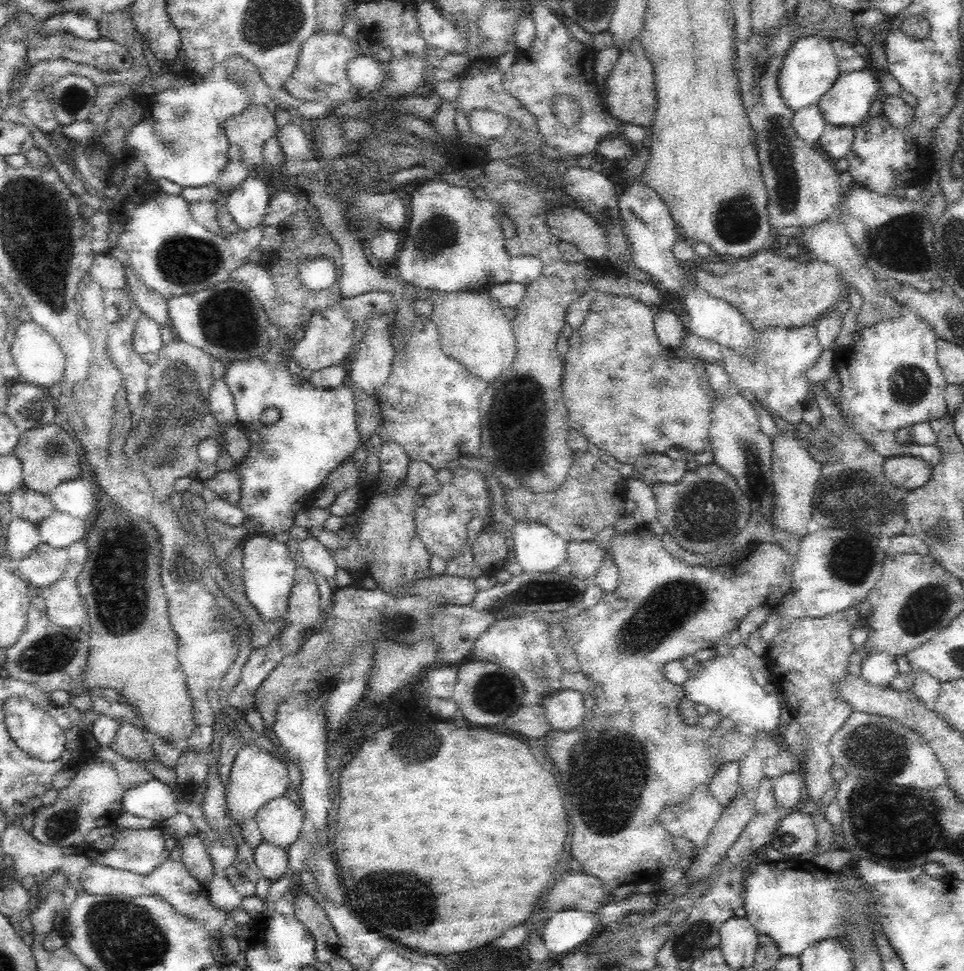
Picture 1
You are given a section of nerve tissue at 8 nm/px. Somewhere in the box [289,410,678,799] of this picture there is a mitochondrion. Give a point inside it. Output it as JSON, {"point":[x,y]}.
{"point":[495,693]}

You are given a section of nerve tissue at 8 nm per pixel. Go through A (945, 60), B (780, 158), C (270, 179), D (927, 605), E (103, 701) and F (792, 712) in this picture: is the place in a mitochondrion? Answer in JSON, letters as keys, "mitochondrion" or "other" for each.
{"A":"other","B":"mitochondrion","C":"other","D":"mitochondrion","E":"other","F":"other"}

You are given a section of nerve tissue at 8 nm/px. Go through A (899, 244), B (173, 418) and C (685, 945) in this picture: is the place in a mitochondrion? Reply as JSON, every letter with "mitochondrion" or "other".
{"A":"mitochondrion","B":"mitochondrion","C":"mitochondrion"}

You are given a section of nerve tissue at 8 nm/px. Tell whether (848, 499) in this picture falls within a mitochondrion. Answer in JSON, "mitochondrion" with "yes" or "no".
{"mitochondrion":"yes"}

